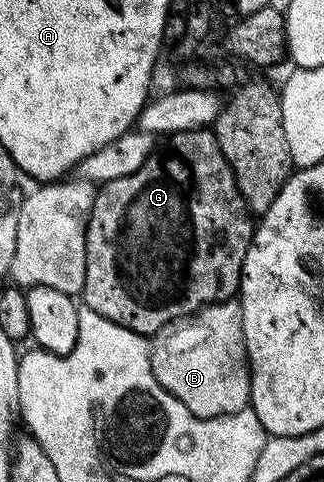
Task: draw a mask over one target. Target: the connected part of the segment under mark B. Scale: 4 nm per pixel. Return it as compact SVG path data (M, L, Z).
M240 300L216 301L214 305L204 305L185 317L167 322L149 341L149 362L157 382L197 417L231 417L246 408L249 405L249 356L243 339Z

